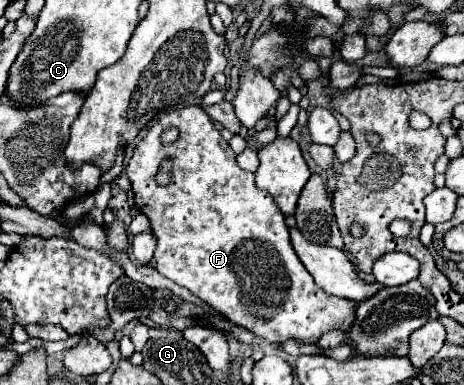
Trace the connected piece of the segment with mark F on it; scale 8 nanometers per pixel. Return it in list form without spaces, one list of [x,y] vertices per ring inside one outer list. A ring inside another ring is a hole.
[[[189,105],[189,107],[171,111],[169,115],[161,117],[161,119],[149,129],[147,137],[135,147],[133,157],[131,157],[129,165],[127,165],[127,177],[129,177],[131,187],[133,187],[133,193],[135,193],[135,207],[139,209],[139,213],[143,213],[143,215],[151,221],[151,231],[153,231],[153,235],[155,235],[155,239],[157,239],[157,247],[155,247],[157,271],[159,271],[161,275],[169,277],[171,281],[175,281],[177,285],[187,287],[191,293],[197,293],[197,297],[201,297],[203,301],[207,301],[207,303],[209,303],[213,309],[217,309],[223,317],[229,317],[229,321],[233,321],[233,323],[237,323],[237,325],[241,325],[241,327],[253,331],[257,337],[261,337],[261,339],[265,339],[265,341],[269,341],[269,343],[277,343],[277,345],[279,345],[279,343],[283,343],[283,341],[287,341],[287,339],[291,339],[291,337],[293,337],[293,339],[301,339],[301,341],[305,341],[305,343],[317,343],[319,337],[321,337],[321,333],[329,331],[329,329],[335,327],[335,325],[339,325],[343,331],[347,331],[349,325],[353,323],[353,311],[355,311],[353,301],[345,301],[345,299],[327,295],[325,291],[321,291],[321,289],[315,285],[313,277],[311,277],[309,271],[303,267],[303,263],[299,261],[297,253],[293,253],[293,245],[291,245],[291,239],[289,239],[289,229],[287,229],[287,225],[285,225],[283,213],[277,209],[277,205],[275,205],[273,197],[269,197],[269,193],[265,193],[265,191],[261,191],[261,189],[255,187],[255,175],[253,175],[251,171],[241,169],[241,167],[237,165],[235,157],[237,157],[237,155],[233,153],[233,149],[229,147],[229,143],[227,143],[227,141],[219,135],[219,131],[215,129],[213,119],[211,119],[209,115],[205,115],[203,109],[197,107],[197,105]],[[169,127],[179,129],[179,137],[177,137],[177,141],[165,145],[165,143],[161,141],[161,135],[163,135],[163,131],[169,129]],[[165,155],[171,155],[171,157],[173,157],[173,179],[171,179],[171,185],[159,187],[159,185],[155,183],[155,173],[157,173],[157,169],[159,169],[159,161],[161,161]]]

